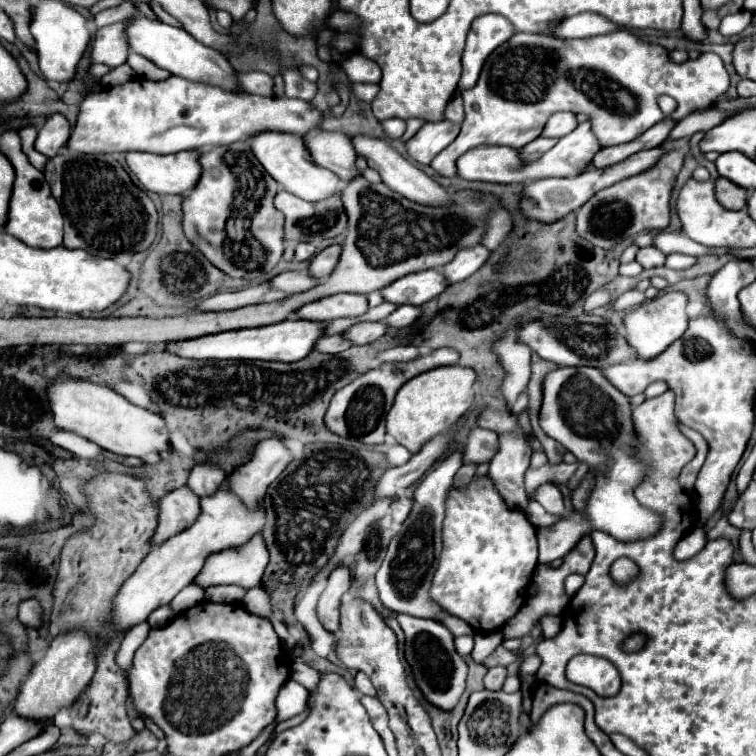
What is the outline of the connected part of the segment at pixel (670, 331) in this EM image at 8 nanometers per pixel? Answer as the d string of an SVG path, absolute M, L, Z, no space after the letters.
M669 291L669 293L661 293L651 301L643 301L639 307L635 307L623 317L623 325L627 331L625 339L633 347L635 359L643 359L643 361L655 359L685 333L687 329L685 307L687 307L687 297L679 291Z

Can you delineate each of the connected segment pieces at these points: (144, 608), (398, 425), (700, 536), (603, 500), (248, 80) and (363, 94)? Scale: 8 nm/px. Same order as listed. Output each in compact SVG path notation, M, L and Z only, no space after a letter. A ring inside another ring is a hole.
M225 479L213 495L201 499L201 515L197 517L197 521L183 533L167 539L163 545L155 545L153 551L143 559L143 565L139 565L139 569L127 579L127 585L123 585L119 597L115 597L115 609L119 609L119 625L127 625L127 629L131 629L133 625L145 621L151 609L169 605L171 599L183 587L193 583L195 575L199 575L209 555L219 553L223 549L235 549L245 545L253 535L257 535L263 529L263 525L263 499L255 507L245 505L229 489L229 483Z
M461 365L437 367L427 373L421 373L419 377L413 377L411 381L407 381L407 385L399 389L395 403L387 413L387 433L397 443L407 447L411 453L419 453L429 439L453 427L457 419L469 411L475 397L473 395L475 381L477 373L471 367Z
M694 527L679 540L673 555L678 561L687 560L699 553L706 542L707 538L703 528Z
M557 367L545 375L543 403L539 411L541 429L571 451L579 461L599 471L597 485L591 493L585 515L571 513L567 519L537 529L539 563L551 563L563 559L583 533L591 529L609 533L621 543L641 541L655 535L663 519L651 509L645 509L633 495L633 487L643 481L645 465L631 455L633 445L633 421L629 399L609 383L601 369L595 367Z
M237 71L237 83L241 89L245 89L249 93L273 97L273 77L269 77L267 73L259 73L259 71L239 73Z
M357 83L357 85L353 85L353 93L363 101L373 101L377 97L377 93L379 93L379 85Z

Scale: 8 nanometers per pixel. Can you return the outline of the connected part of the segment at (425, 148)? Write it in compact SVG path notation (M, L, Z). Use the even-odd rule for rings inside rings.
M441 121L441 123L425 123L417 135L407 141L409 155L421 163L429 165L437 153L441 153L447 145L451 145L461 131L461 125L453 121Z

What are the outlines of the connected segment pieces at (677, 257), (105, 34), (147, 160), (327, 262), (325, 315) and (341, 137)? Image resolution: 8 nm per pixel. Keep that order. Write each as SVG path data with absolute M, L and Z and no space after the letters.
M673 253L667 257L667 267L671 269L687 269L695 263L695 257L689 257L689 255L681 255L681 253Z
M123 21L107 25L97 31L95 41L91 43L91 65L103 63L111 69L123 65L127 61L127 55L131 49L127 49L127 37L123 37Z
M181 151L173 155L127 153L127 165L145 191L159 195L183 195L191 191L193 181L199 181L199 161L195 161L195 157L199 157L199 151Z
M331 245L331 247L323 249L321 253L317 253L317 257L313 257L313 261L309 265L309 271L315 273L315 277L325 279L333 273L339 257L341 257L341 245Z
M337 293L311 301L295 311L299 319L309 321L331 321L339 317L357 317L367 311L367 297L359 293Z
M319 127L311 129L305 137L305 147L311 153L313 161L325 169L331 169L339 175L339 179L349 181L351 177L359 175L355 169L355 151L351 139L339 131L323 131Z

